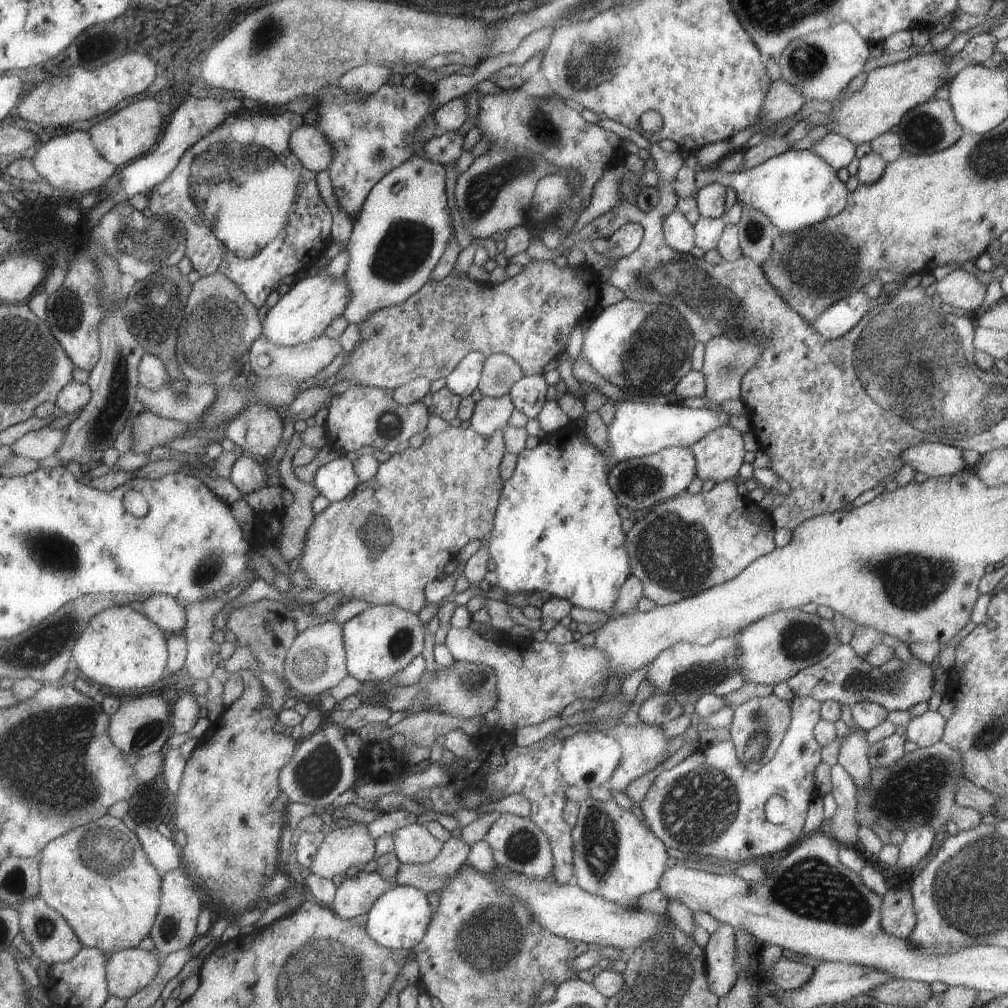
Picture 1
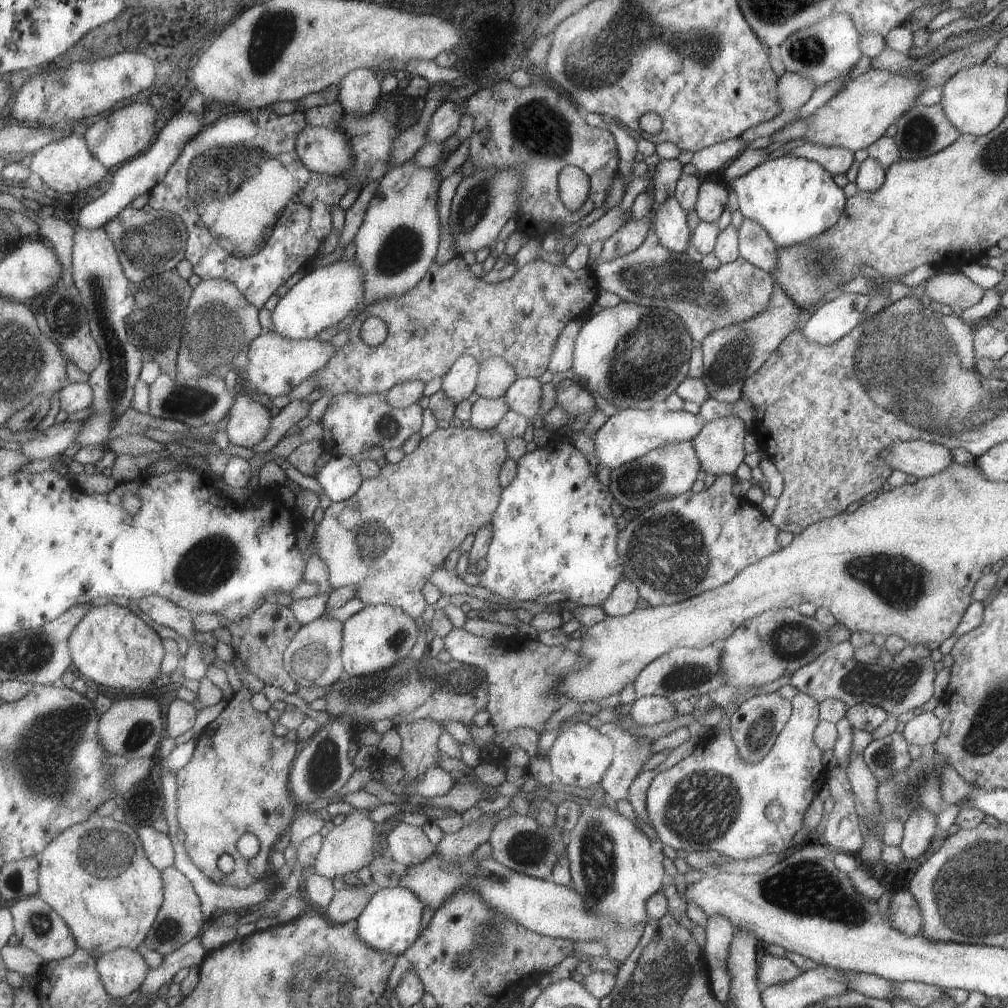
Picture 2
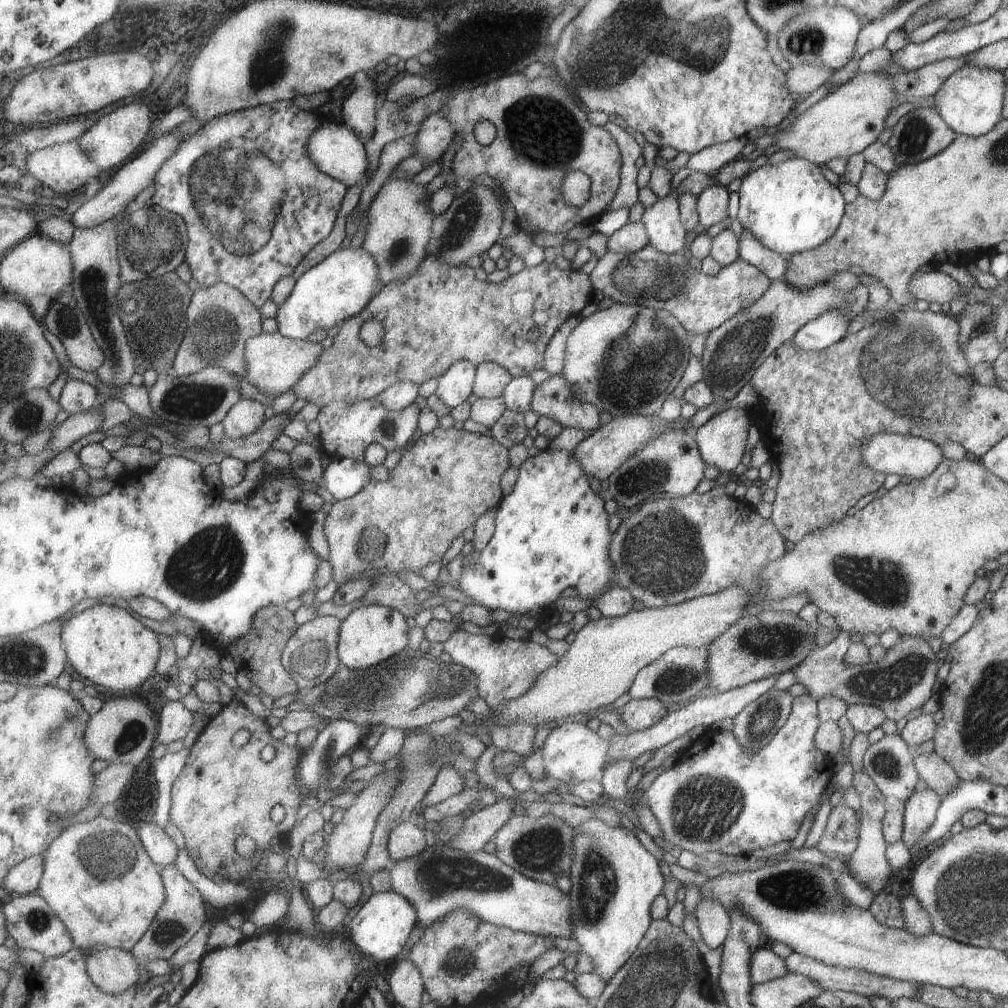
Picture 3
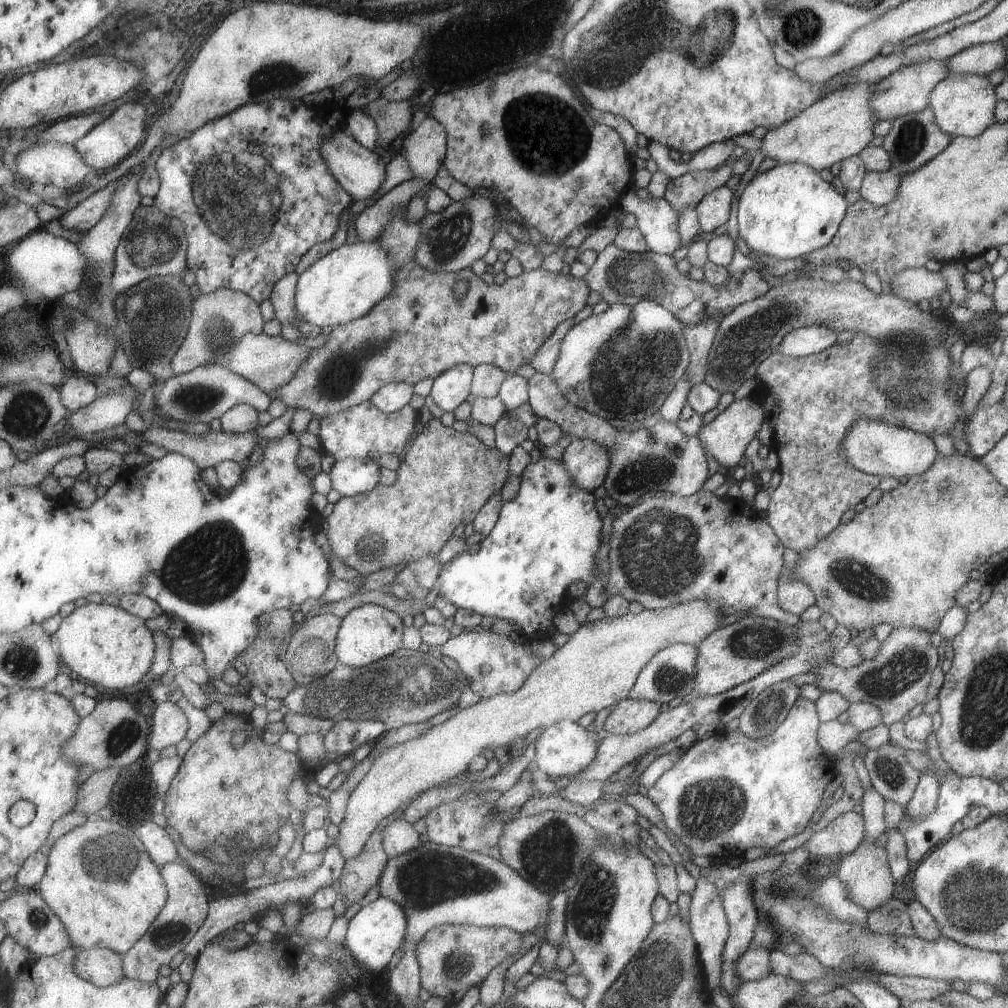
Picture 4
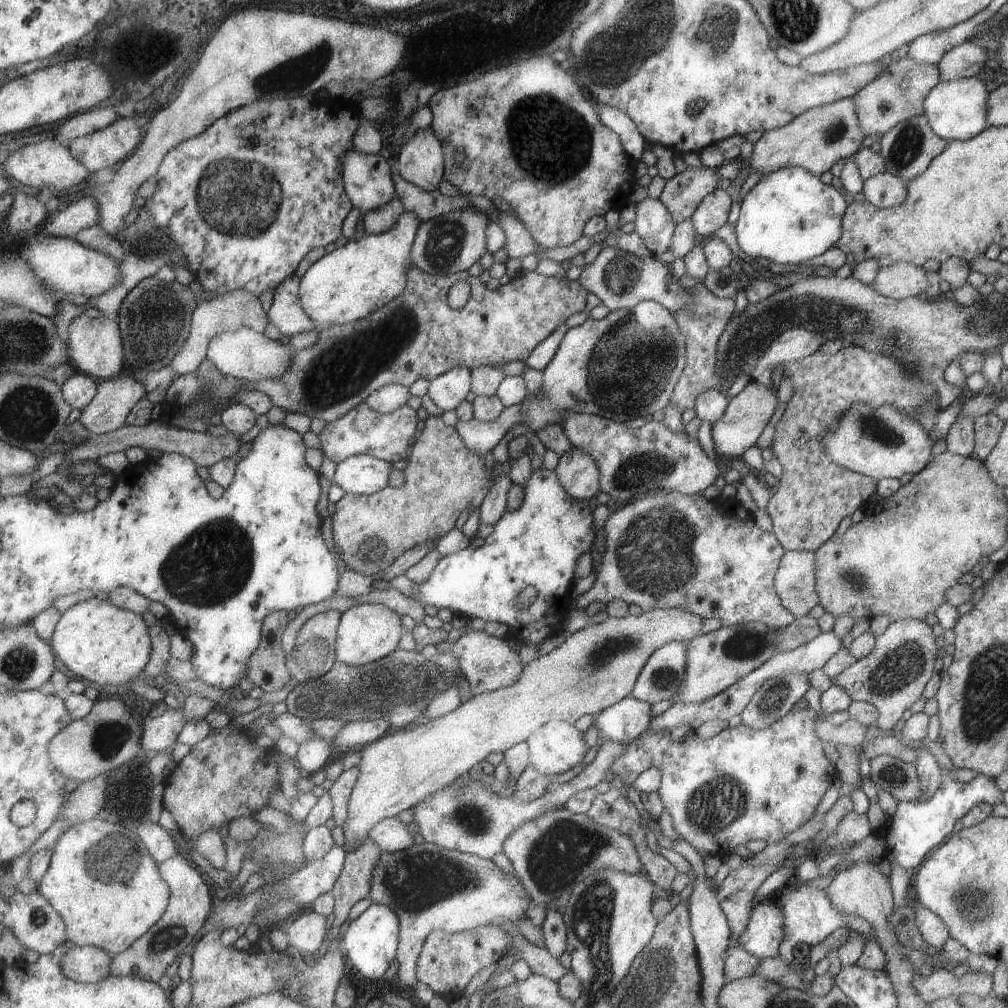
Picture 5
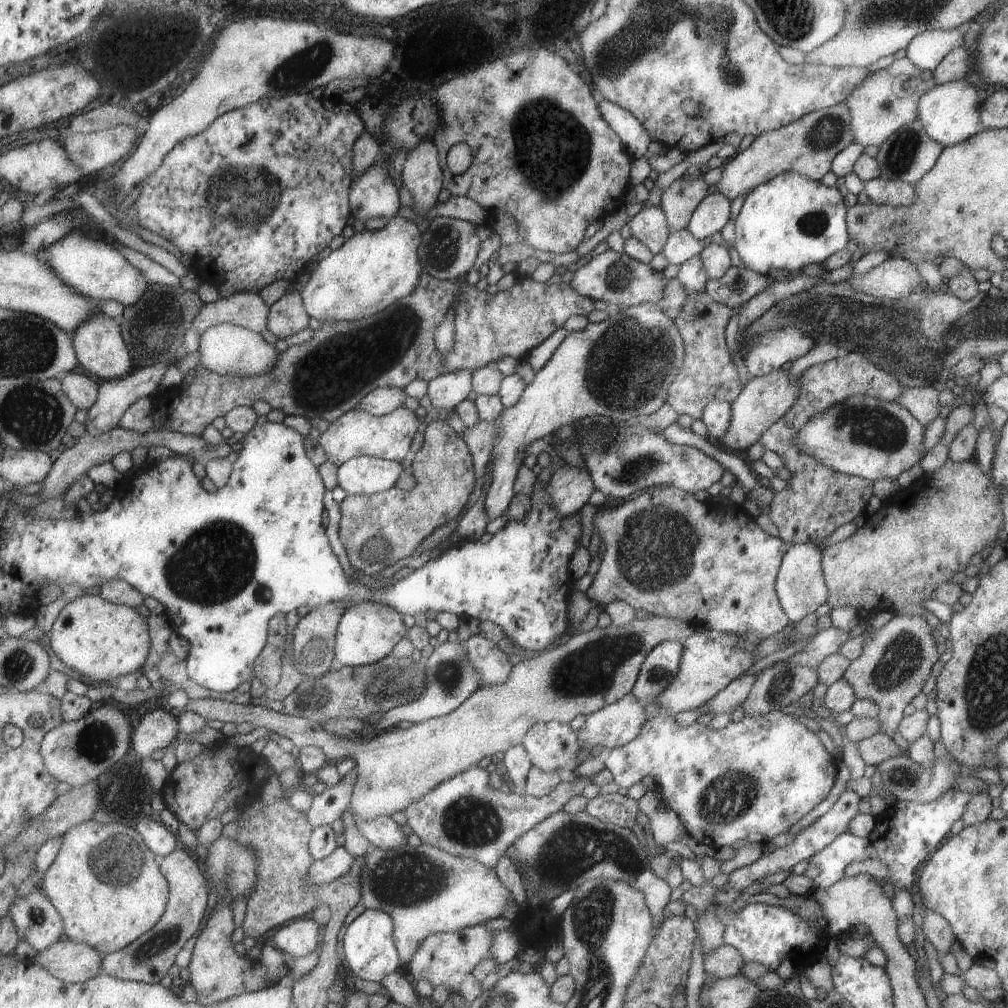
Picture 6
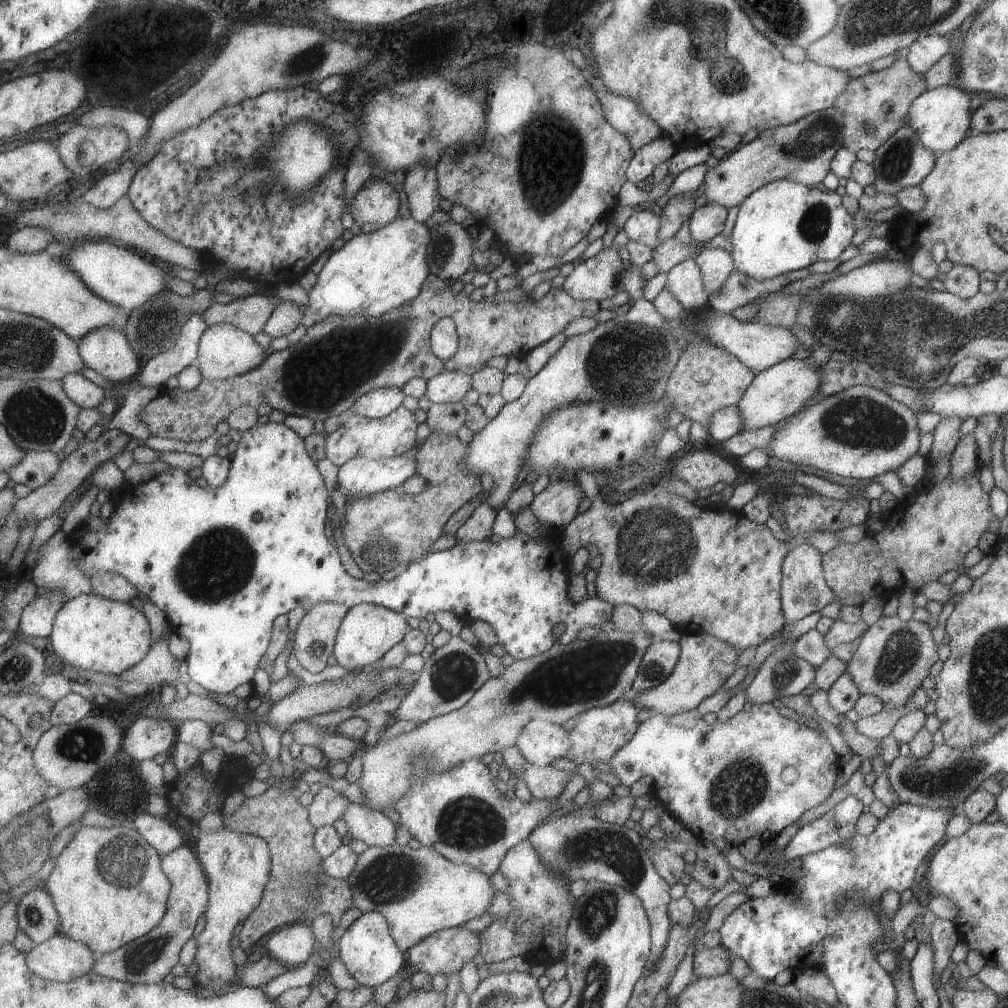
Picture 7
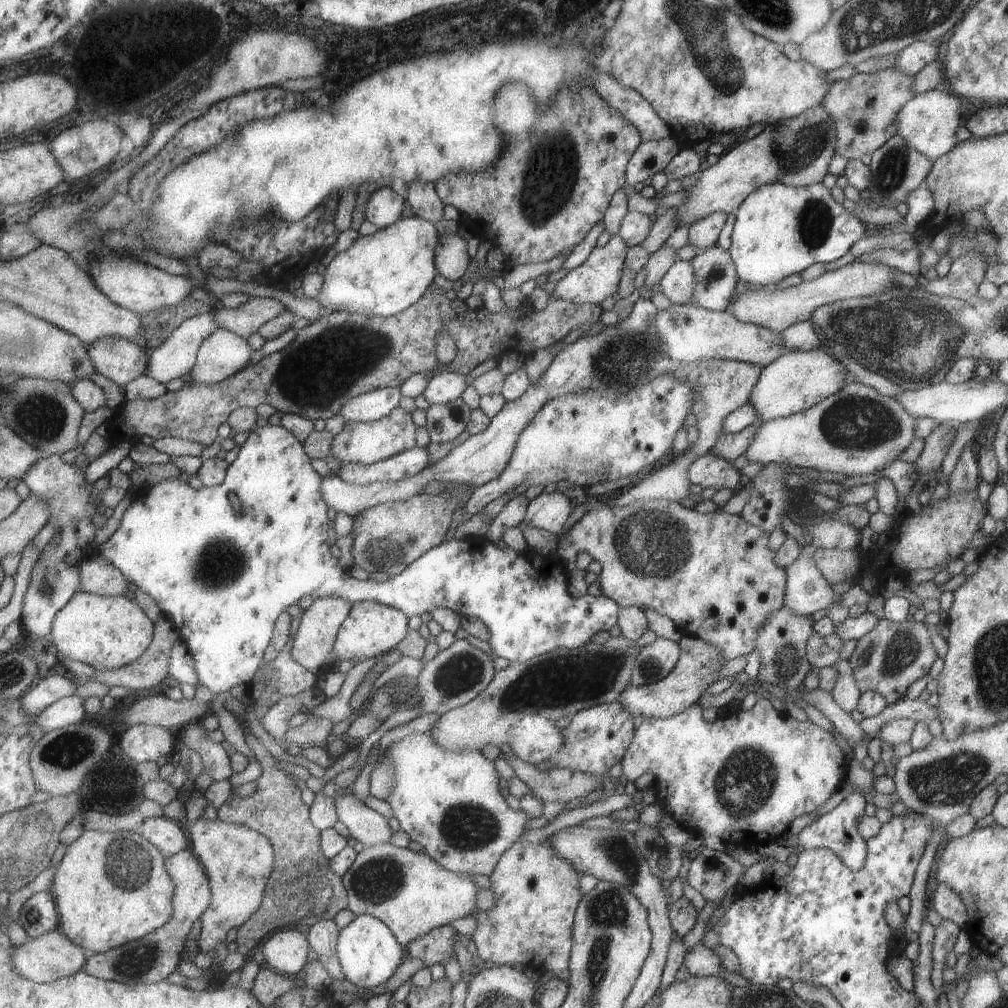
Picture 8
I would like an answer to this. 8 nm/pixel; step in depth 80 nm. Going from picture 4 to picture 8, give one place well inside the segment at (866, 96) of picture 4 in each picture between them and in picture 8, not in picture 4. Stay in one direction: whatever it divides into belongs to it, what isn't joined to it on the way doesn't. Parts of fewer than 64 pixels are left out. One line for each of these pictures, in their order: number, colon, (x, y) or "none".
5: (817, 138)
6: (807, 145)
7: (801, 151)
8: (796, 151)

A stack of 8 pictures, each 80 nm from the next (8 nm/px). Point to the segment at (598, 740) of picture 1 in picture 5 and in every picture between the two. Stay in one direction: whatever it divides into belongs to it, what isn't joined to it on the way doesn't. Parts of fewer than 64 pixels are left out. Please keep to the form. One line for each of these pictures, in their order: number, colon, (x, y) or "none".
2: (579, 756)
3: (572, 752)
4: (563, 749)
5: (557, 746)

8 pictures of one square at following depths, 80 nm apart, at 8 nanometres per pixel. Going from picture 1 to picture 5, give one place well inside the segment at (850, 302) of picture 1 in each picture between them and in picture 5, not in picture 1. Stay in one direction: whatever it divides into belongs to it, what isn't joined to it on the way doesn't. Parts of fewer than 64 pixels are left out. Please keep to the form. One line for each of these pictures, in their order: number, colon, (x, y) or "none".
2: (830, 320)
3: (826, 328)
4: (807, 340)
5: (795, 343)

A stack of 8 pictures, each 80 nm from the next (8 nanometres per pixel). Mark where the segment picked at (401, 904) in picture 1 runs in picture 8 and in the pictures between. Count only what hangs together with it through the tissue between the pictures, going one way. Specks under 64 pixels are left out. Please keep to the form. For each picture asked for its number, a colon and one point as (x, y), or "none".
2: (392, 921)
3: (381, 929)
4: (379, 930)
5: (371, 942)
6: (369, 947)
7: (367, 947)
8: (370, 953)

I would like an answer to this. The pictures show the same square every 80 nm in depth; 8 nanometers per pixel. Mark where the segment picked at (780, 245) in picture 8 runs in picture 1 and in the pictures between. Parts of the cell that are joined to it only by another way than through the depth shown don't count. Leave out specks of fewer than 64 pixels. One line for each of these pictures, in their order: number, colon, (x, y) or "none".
1: (795, 189)
2: (792, 198)
3: (789, 206)
4: (786, 212)
5: (789, 215)
6: (790, 221)
7: (783, 225)

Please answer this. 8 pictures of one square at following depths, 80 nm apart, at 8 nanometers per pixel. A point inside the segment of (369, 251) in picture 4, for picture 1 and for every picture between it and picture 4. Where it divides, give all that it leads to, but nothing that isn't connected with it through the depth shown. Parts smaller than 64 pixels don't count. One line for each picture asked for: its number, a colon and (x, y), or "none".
1: (301, 315)
2: (323, 298)
3: (341, 286)

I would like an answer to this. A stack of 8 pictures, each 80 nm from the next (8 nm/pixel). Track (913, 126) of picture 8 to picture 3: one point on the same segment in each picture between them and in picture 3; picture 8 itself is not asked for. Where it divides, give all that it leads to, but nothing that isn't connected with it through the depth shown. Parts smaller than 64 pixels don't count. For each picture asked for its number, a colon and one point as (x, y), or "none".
3: (969, 101)
4: (962, 105)
5: (955, 109)
6: (949, 113)
7: (940, 116)

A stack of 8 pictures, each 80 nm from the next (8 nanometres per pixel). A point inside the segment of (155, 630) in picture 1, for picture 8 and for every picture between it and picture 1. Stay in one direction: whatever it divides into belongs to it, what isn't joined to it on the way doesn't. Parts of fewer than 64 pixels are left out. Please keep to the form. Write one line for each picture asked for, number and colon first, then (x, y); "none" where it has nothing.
2: (112, 646)
3: (108, 645)
4: (107, 645)
5: (101, 642)
6: (100, 639)
7: (91, 632)
8: (107, 633)

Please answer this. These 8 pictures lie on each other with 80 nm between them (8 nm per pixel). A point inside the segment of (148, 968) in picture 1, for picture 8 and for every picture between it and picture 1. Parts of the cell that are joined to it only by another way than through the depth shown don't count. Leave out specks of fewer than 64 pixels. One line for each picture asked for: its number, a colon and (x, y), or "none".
2: (123, 971)
3: (114, 970)
4: (105, 967)
5: (89, 964)
6: (73, 962)
7: (62, 958)
8: (54, 956)

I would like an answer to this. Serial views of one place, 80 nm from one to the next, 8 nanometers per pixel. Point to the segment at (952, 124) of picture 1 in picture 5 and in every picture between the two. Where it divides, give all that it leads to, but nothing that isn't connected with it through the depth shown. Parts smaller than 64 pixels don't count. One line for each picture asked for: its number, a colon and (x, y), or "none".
2: (921, 131)
3: (919, 134)
4: (913, 139)
5: (907, 147)

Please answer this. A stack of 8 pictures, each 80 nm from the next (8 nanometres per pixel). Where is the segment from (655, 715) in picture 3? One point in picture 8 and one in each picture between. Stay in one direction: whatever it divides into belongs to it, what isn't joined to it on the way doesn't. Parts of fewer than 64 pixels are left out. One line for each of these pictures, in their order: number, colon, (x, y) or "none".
4: (628, 716)
5: (628, 718)
6: (616, 724)
7: (599, 732)
8: (596, 738)

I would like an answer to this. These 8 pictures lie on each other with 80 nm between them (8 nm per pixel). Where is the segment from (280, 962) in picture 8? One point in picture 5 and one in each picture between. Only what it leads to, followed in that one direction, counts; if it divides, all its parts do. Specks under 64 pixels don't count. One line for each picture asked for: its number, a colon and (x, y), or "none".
5: (309, 933)
6: (299, 938)
7: (292, 945)

